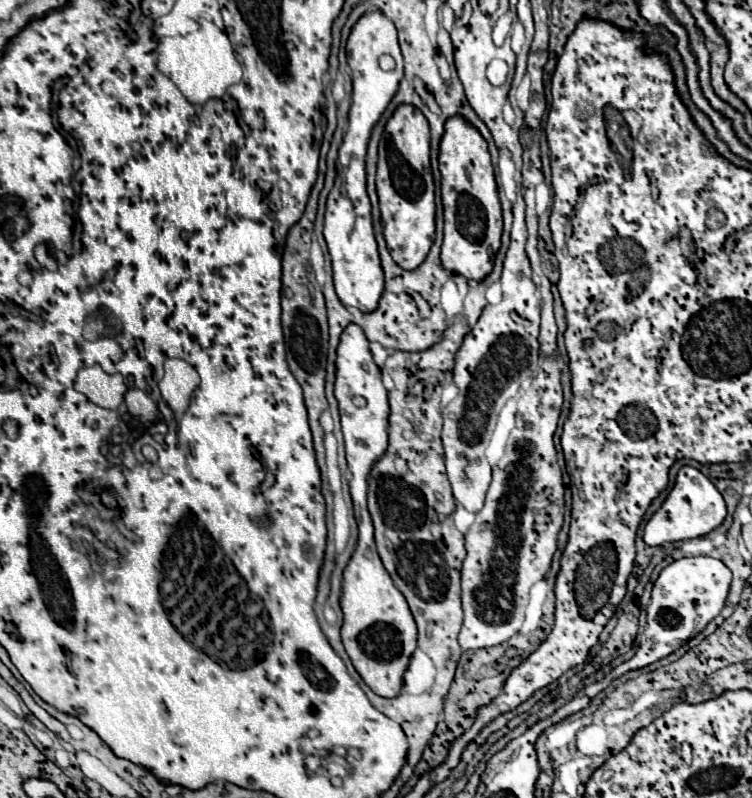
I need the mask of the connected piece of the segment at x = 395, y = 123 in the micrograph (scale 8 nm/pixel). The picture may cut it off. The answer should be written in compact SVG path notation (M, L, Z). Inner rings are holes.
M398 105L378 145L376 191L384 223L384 239L402 269L416 269L428 255L434 237L434 181L430 169L430 129L414 105Z

